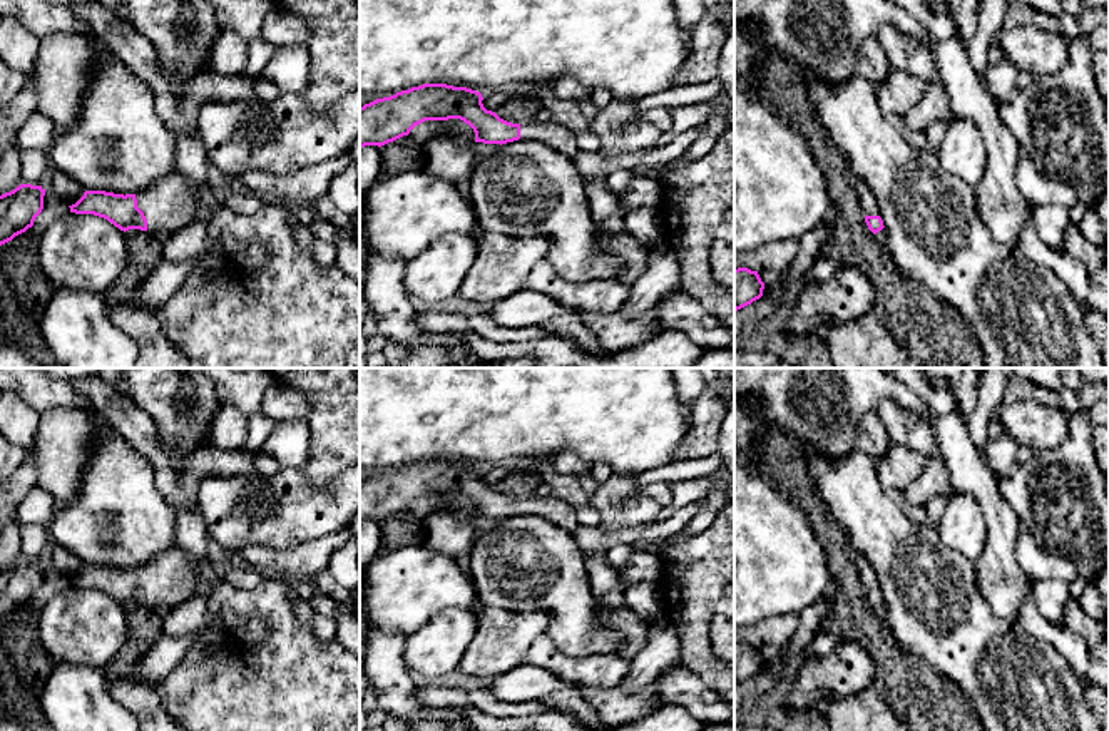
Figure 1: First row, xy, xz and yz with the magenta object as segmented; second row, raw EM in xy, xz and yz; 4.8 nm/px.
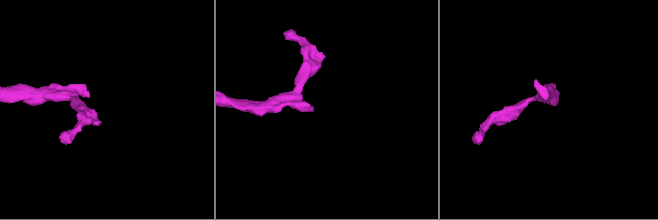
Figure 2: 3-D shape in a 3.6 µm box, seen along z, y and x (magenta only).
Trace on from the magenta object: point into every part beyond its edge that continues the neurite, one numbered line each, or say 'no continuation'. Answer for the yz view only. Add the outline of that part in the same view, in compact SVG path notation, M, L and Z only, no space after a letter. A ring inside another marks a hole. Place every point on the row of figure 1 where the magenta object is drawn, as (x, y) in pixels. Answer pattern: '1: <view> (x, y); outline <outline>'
1: yz (868, 203); outline M856 181L856 192L865 216L880 216L878 201L868 184Z

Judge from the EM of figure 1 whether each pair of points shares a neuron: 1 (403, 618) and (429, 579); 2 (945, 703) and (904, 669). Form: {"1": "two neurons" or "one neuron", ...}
{"1": "one neuron", "2": "one neuron"}

